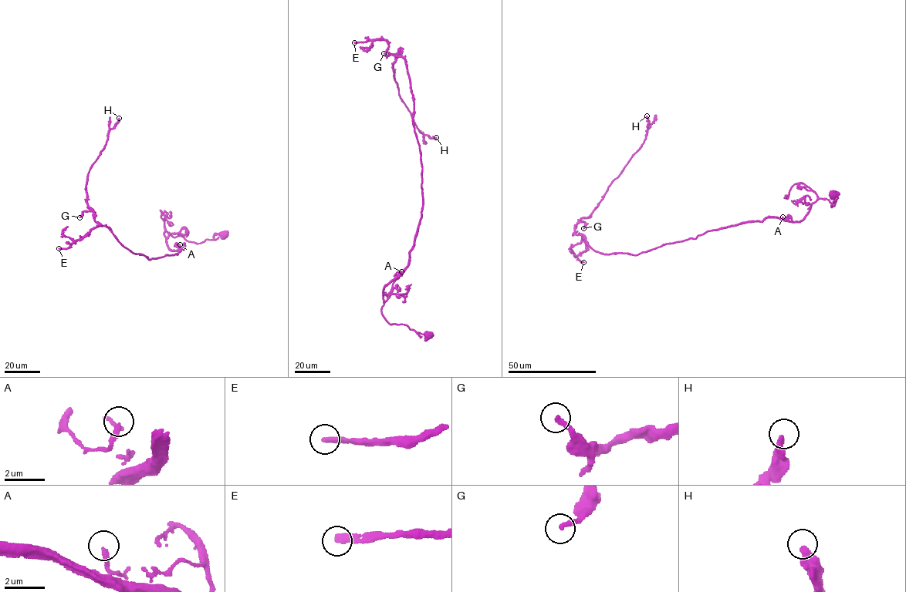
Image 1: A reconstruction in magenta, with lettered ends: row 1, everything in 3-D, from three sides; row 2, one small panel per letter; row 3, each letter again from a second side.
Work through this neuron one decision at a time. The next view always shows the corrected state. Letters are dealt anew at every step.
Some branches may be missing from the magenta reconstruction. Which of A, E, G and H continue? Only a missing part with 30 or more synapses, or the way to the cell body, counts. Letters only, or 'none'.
E

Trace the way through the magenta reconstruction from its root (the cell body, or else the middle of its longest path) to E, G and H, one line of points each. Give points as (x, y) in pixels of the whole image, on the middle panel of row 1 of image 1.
E: (428, 334), (390, 324), (381, 311), (385, 285), (407, 265), (423, 203), (406, 63), (384, 40), (354, 42)
G: (428, 334), (390, 324), (381, 311), (385, 285), (407, 265), (423, 198), (406, 63), (400, 49), (383, 53)
H: (428, 334), (381, 311), (423, 203), (398, 48), (400, 96), (436, 137)

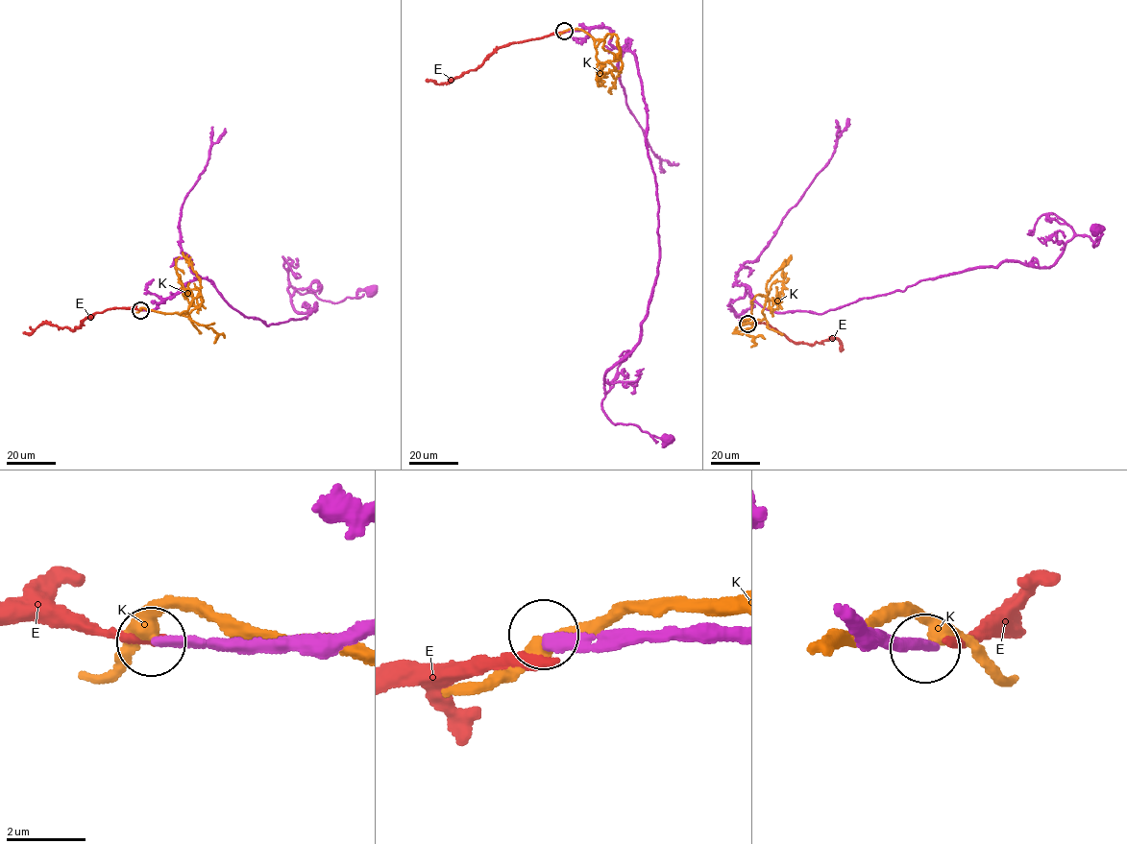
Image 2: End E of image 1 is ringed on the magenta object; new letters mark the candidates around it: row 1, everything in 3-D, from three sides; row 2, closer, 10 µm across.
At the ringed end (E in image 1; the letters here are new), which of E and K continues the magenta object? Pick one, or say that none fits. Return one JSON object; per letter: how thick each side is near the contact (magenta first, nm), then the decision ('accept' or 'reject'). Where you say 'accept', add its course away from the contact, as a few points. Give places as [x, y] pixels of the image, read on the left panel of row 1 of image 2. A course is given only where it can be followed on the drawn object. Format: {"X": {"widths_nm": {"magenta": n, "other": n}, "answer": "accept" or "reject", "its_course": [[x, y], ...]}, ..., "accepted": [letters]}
{"E": {"widths_nm": {"magenta": 320, "other": 240}, "answer": "reject"}, "K": {"widths_nm": {"magenta": 320, "other": 360}, "answer": "reject"}, "accepted": []}

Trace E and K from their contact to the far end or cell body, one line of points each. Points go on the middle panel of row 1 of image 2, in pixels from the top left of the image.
E: (564, 32), (503, 45), (477, 68), (447, 83), (437, 84), (426, 79)
K: (564, 32), (583, 30), (595, 39), (602, 39), (604, 50), (619, 56), (601, 68), (598, 80), (605, 86)

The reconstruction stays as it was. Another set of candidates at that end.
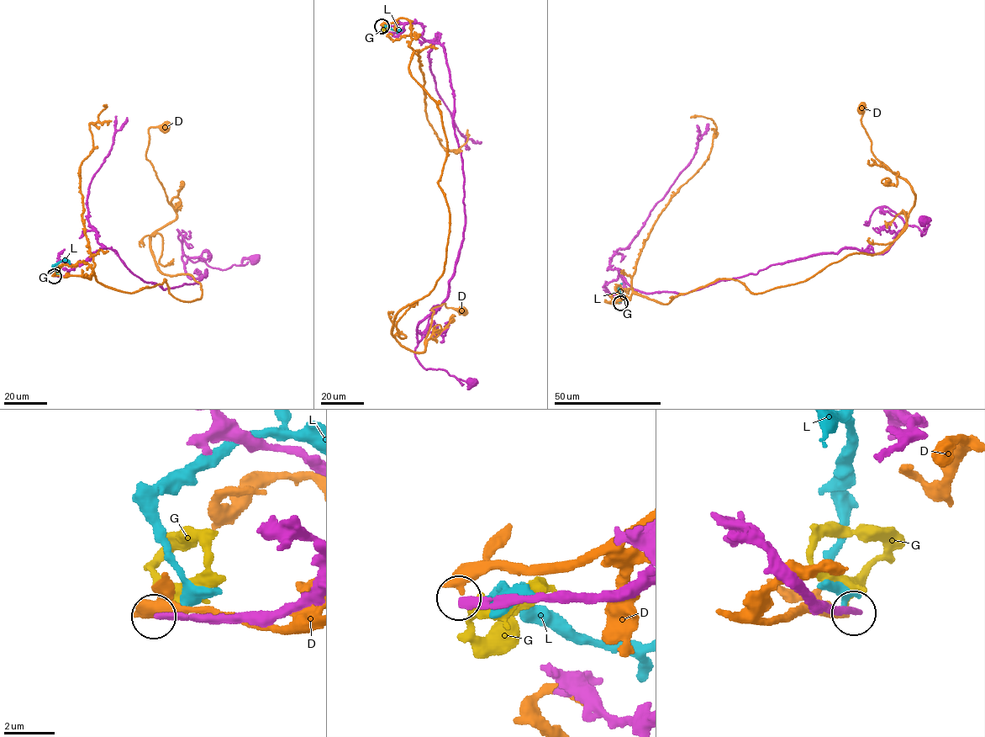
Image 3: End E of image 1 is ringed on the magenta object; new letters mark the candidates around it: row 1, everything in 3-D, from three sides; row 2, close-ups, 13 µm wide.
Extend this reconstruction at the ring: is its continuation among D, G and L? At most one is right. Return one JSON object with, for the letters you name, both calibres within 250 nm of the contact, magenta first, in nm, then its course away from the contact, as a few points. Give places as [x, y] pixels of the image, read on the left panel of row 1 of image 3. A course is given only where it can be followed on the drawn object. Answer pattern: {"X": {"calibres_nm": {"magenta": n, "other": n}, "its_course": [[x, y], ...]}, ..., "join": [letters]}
{"join": []}

